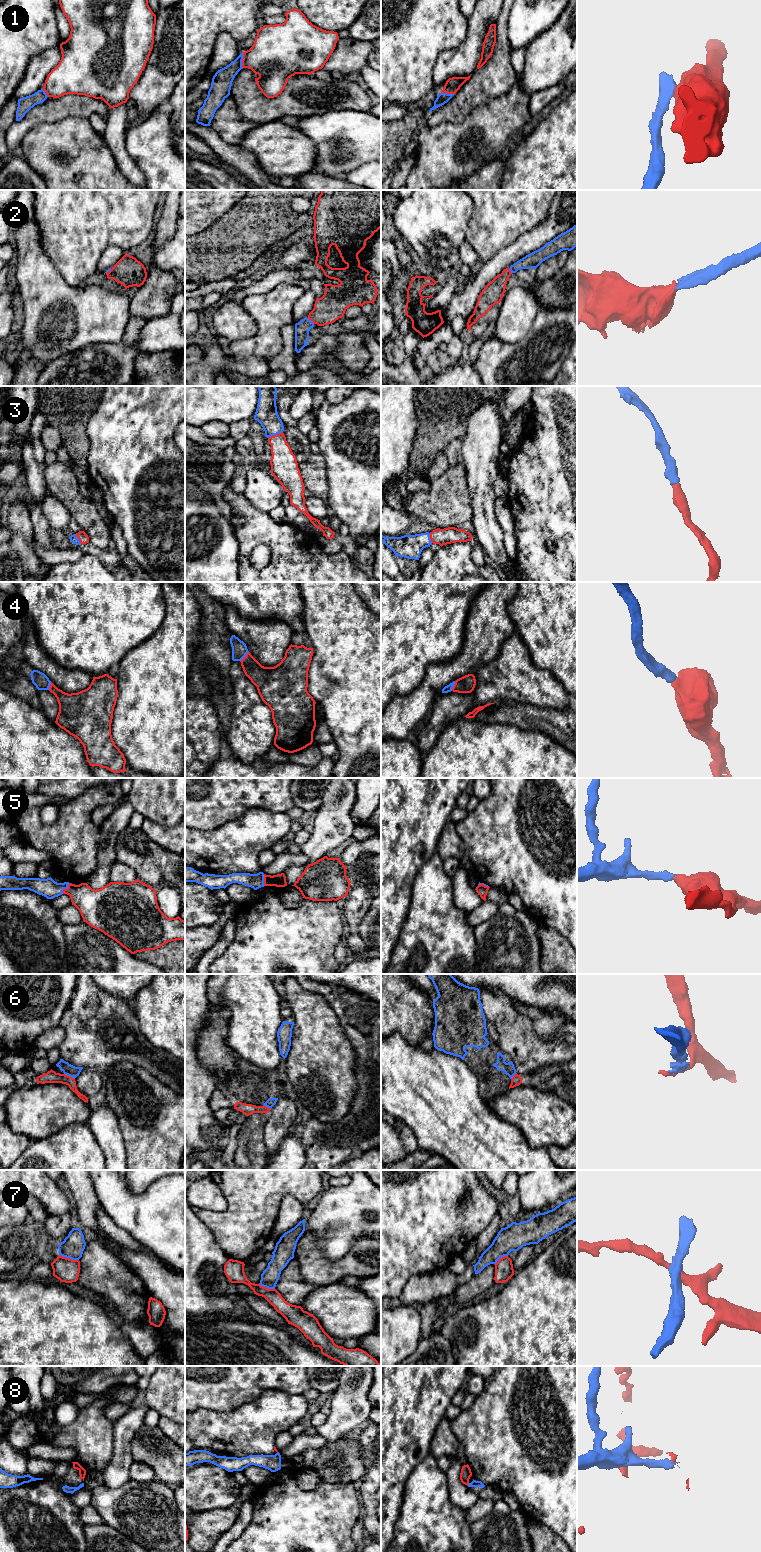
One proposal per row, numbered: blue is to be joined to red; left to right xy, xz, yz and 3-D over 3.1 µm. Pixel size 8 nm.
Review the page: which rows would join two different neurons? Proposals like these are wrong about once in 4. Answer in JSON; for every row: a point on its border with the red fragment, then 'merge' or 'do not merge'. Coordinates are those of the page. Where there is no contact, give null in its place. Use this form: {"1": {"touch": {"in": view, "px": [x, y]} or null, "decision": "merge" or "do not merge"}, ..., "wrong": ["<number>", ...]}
{"1": {"touch": {"in": "xz", "px": [242, 60]}, "decision": "do not merge"}, "2": {"touch": {"in": "xz", "px": [311, 320]}, "decision": "merge"}, "3": {"touch": {"in": "xz", "px": [275, 435]}, "decision": "merge"}, "4": {"touch": {"in": "xz", "px": [245, 656]}, "decision": "merge"}, "5": {"touch": {"in": "xy", "px": [65, 889]}, "decision": "merge"}, "6": {"touch": {"in": "xy", "px": [69, 1076]}, "decision": "do not merge"}, "7": {"touch": {"in": "xy", "px": [68, 1258]}, "decision": "do not merge"}, "8": {"touch": {"in": "yz", "px": [468, 1484]}, "decision": "do not merge"}, "wrong": ["1", "6", "7", "8"]}

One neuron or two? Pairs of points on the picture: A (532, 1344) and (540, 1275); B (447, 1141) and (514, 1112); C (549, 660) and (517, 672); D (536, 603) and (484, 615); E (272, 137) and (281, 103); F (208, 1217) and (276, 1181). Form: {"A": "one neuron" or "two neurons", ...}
{"A": "one neuron", "B": "two neurons", "C": "two neurons", "D": "two neurons", "E": "two neurons", "F": "one neuron"}

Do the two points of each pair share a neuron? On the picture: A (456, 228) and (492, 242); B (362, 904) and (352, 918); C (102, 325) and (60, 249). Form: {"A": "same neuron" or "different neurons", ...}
{"A": "different neurons", "B": "same neuron", "C": "different neurons"}

